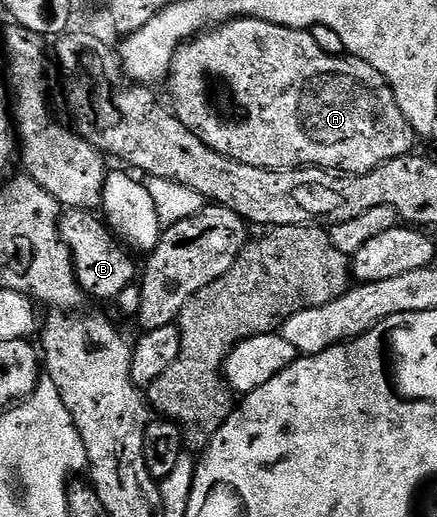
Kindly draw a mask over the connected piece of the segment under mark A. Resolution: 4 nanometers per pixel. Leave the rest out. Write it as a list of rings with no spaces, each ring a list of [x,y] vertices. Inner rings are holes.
[[[234,18],[232,22],[220,23],[200,34],[196,38],[185,43],[173,58],[173,68],[169,71],[167,87],[169,94],[173,97],[171,109],[183,125],[191,132],[195,132],[215,152],[226,154],[228,158],[239,160],[243,164],[251,164],[255,168],[267,168],[268,170],[295,170],[302,166],[316,166],[318,170],[331,170],[343,174],[366,174],[375,168],[379,168],[387,160],[402,158],[404,154],[414,149],[413,141],[415,135],[413,129],[407,124],[403,112],[399,112],[399,104],[391,92],[385,78],[371,64],[352,56],[338,56],[323,52],[319,44],[315,44],[315,36],[307,30],[296,30],[295,28],[283,28],[279,24],[267,24],[267,20],[255,20],[254,18]],[[205,78],[218,78],[221,82],[229,85],[229,94],[233,97],[235,105],[241,109],[241,118],[225,119],[223,115],[217,114],[213,106],[205,97],[209,94],[209,86]]]

